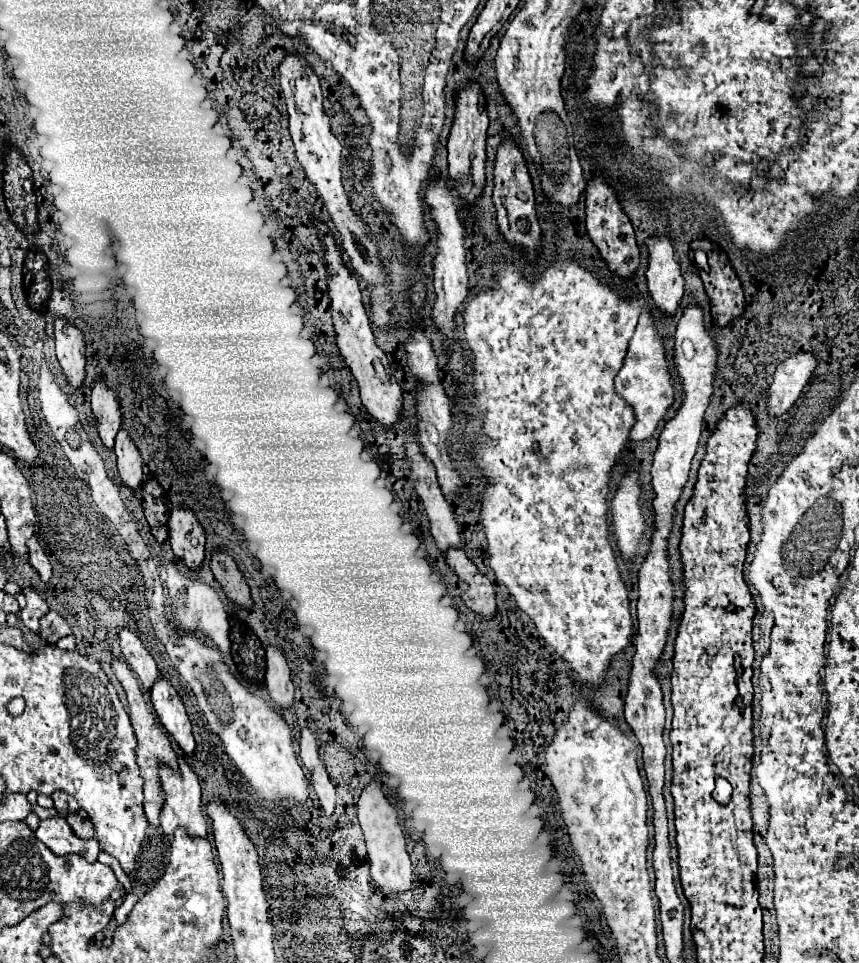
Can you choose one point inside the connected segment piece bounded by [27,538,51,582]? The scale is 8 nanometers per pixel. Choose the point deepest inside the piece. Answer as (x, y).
(37, 557)

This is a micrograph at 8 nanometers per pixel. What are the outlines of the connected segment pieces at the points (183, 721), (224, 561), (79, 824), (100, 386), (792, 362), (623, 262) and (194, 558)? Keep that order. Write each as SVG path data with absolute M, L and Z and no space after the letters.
M159 680L151 688L151 702L153 708L165 726L165 730L173 736L173 740L179 744L179 748L191 756L195 752L195 740L191 734L191 722L185 712L185 706L175 692L175 688L167 680Z
M213 552L211 556L211 572L215 576L215 580L219 582L219 586L223 588L225 596L241 606L241 608L251 608L253 600L249 596L249 586L245 584L243 574L239 572L237 564L233 562L233 558L225 552Z
M69 814L67 822L69 822L69 826L71 826L71 830L73 830L75 836L85 838L85 840L93 838L93 824L91 824L91 820L81 818L79 814Z
M97 382L93 386L91 410L93 410L93 418L97 422L99 438L111 450L113 448L113 442L115 442L115 436L117 436L117 432L121 428L121 412L119 412L117 398L105 386L105 382Z
M799 352L779 364L779 368L775 370L773 382L767 390L767 414L769 416L773 418L783 416L797 402L815 366L817 366L817 358L809 352Z
M601 176L593 178L587 186L587 232L593 240L593 244L597 246L603 262L607 264L607 268L621 278L633 278L633 274L637 272L639 262L641 262L635 232L633 232L629 218L621 210L613 190L603 182Z
M175 508L169 516L169 544L173 554L189 568L197 570L203 564L205 530L191 510Z

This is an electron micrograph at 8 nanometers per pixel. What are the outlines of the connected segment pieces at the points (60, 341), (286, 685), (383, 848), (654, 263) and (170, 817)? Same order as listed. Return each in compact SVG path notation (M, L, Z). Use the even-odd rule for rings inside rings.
M55 318L55 342L57 342L57 360L65 372L65 378L71 386L83 386L85 382L85 342L83 334L65 322Z
M269 646L265 658L267 658L265 684L267 684L271 700L281 708L293 706L293 702L295 702L295 686L291 682L291 672L289 672L285 656L277 648Z
M371 782L363 788L361 798L357 802L357 818L361 824L361 830L365 834L365 846L367 846L367 858L371 866L371 884L379 888L385 896L395 896L399 892L405 892L411 888L411 860L405 848L405 836L397 822L397 812L389 804L389 800L383 796L381 788Z
M649 238L649 268L647 284L655 306L665 314L673 316L683 298L683 276L681 268L673 256L673 246L669 238Z
M181 758L177 772L163 766L159 770L159 776L163 782L163 790L165 790L165 804L161 810L163 832L169 836L169 840L173 840L173 830L177 830L177 828L185 828L189 832L189 836L193 836L193 838L205 838L207 836L207 820L203 814L203 804L201 804L201 786L199 786L195 772Z

